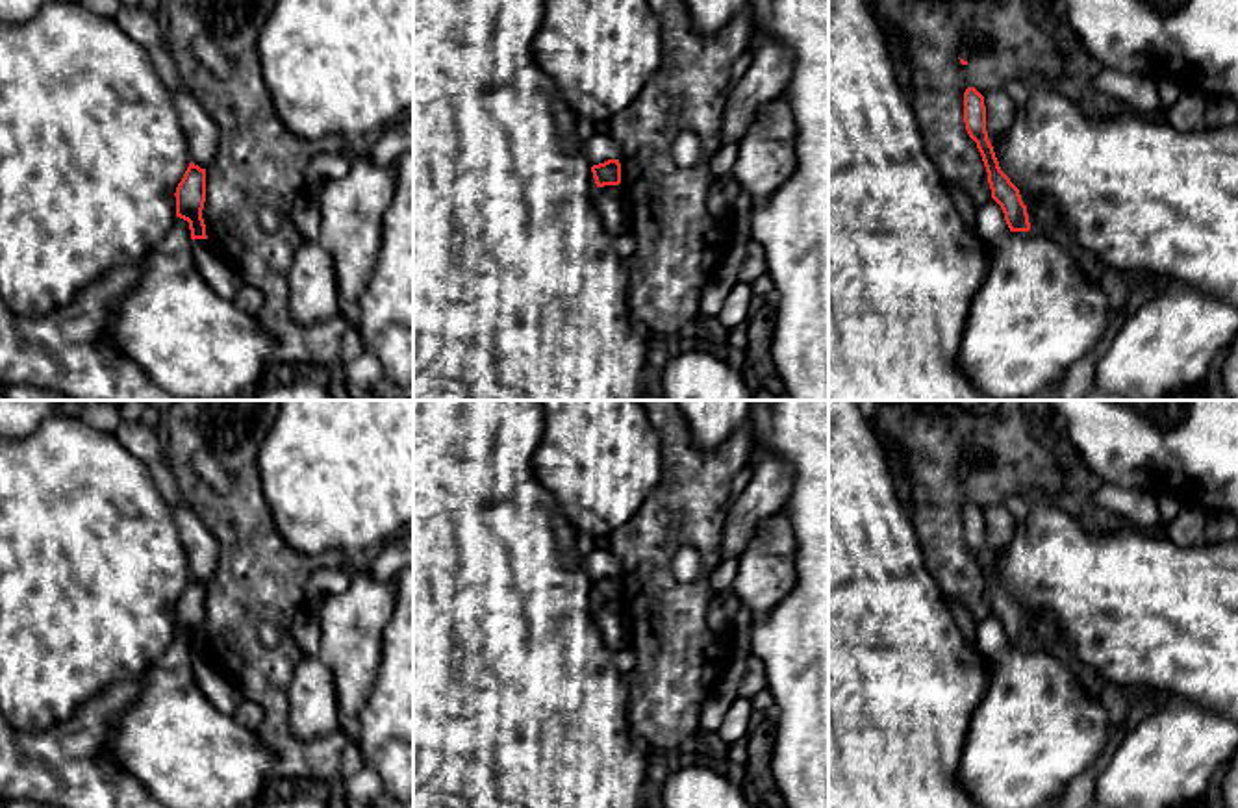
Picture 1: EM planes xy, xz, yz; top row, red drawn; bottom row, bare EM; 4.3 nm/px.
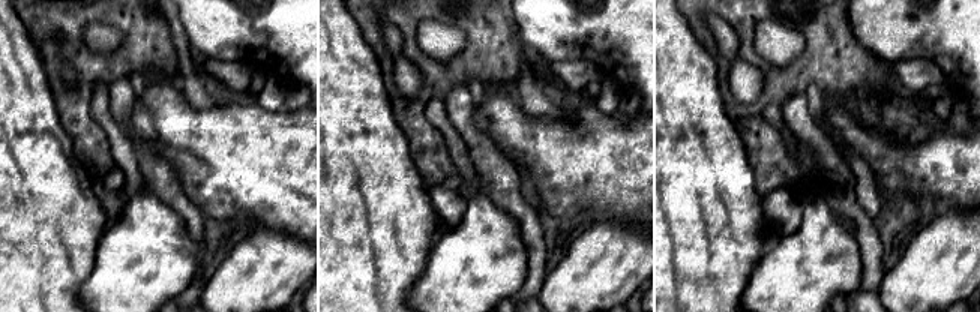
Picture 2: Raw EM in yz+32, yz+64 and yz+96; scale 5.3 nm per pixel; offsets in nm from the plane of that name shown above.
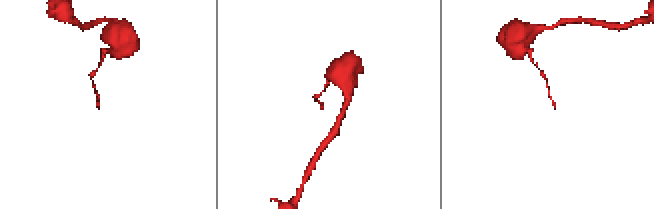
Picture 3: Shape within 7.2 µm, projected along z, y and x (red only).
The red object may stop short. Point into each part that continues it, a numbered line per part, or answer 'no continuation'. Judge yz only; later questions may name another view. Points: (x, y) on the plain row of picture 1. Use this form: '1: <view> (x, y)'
no continuation

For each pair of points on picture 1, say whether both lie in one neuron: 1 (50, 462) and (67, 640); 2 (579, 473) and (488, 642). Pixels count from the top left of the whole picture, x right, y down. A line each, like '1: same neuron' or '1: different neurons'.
1: same neuron
2: different neurons

